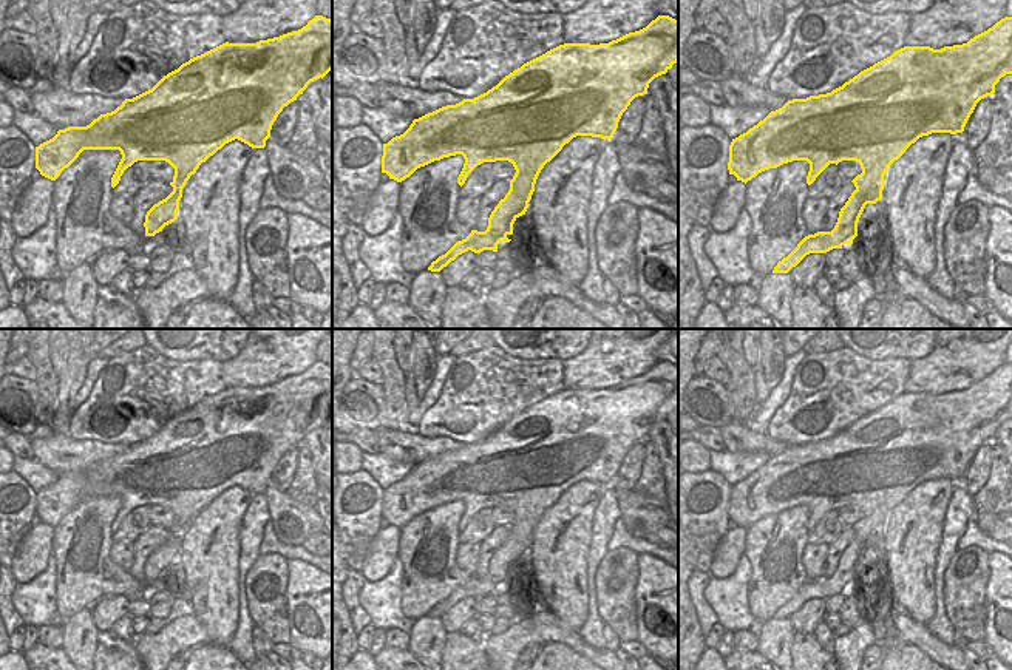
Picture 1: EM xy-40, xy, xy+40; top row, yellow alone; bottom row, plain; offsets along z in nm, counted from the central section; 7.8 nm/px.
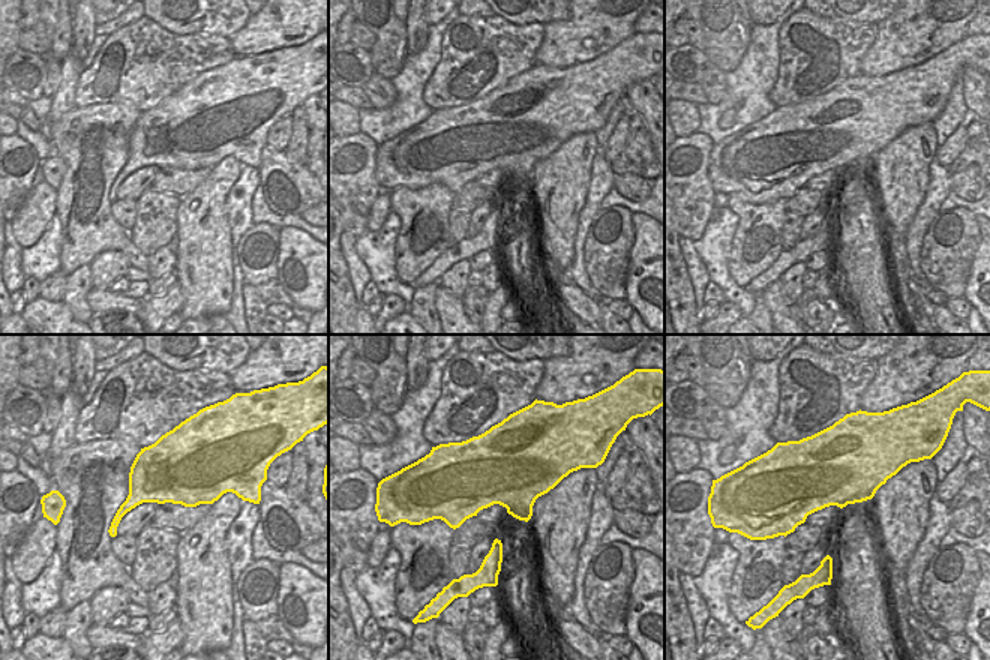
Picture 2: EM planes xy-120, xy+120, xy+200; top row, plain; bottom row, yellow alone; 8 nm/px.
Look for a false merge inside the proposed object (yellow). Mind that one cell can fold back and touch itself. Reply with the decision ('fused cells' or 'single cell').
single cell

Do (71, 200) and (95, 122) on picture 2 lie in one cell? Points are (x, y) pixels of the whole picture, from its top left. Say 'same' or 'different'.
same

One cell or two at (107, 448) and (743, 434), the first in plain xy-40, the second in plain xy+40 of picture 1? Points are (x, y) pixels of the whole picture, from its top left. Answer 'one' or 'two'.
one

